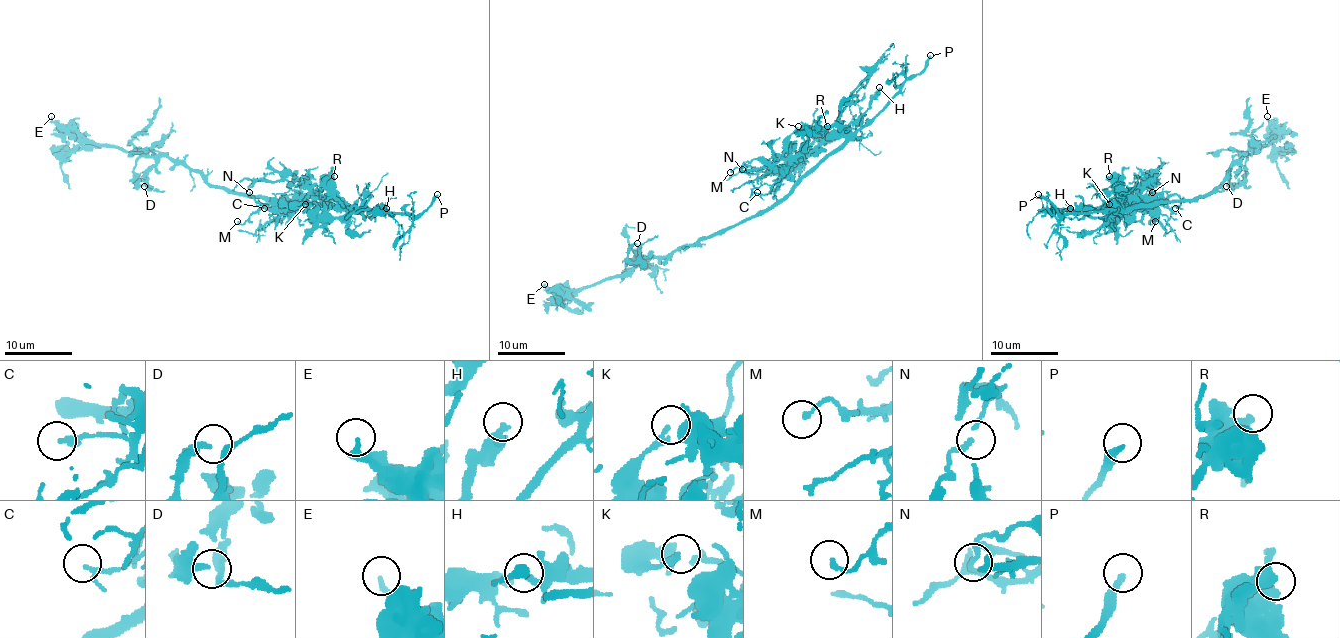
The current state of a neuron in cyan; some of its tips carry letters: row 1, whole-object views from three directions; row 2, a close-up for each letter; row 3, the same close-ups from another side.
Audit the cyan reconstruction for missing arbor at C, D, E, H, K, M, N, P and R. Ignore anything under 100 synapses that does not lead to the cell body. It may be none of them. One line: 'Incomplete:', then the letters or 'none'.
Incomplete: P

